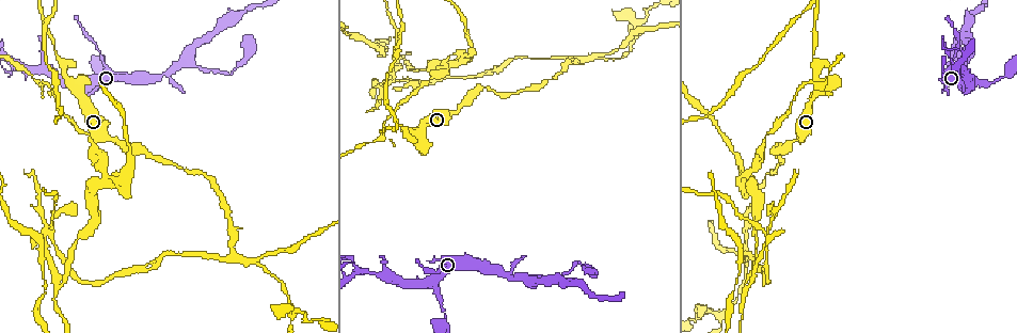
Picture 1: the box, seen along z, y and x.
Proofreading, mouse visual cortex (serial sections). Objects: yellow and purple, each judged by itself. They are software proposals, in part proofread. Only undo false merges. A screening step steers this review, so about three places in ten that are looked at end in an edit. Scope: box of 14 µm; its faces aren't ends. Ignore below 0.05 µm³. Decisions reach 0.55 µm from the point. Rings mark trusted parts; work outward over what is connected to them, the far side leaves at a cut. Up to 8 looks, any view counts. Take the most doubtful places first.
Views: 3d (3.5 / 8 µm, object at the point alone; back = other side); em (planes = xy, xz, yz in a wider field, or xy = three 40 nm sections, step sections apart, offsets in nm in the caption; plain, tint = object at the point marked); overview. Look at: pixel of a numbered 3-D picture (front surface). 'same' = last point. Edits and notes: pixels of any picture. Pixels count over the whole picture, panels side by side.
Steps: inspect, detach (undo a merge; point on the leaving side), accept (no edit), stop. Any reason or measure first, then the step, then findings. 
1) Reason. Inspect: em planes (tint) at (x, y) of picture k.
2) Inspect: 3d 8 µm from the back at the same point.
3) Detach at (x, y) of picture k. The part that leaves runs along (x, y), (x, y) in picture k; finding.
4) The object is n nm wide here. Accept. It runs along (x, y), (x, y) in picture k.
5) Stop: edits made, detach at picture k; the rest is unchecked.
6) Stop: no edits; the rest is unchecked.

Abrupt turn. Inspect: 3d 3.5 µm at (230, 254) of picture 1.

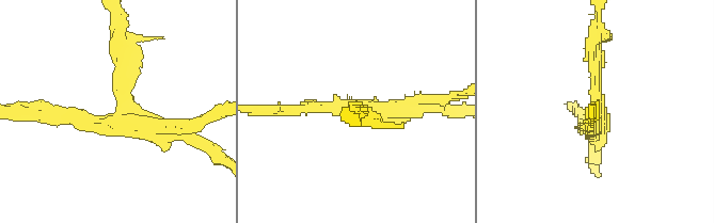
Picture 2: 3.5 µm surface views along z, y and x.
Inspect: em xy step 5 (tint) at (602, 112) of picture 2.

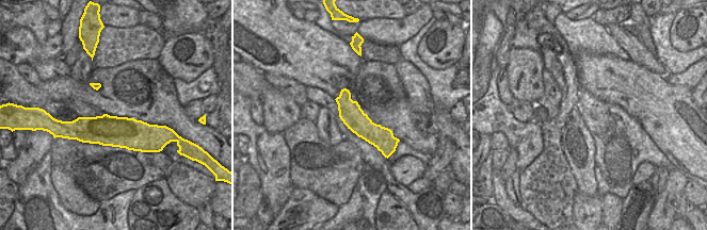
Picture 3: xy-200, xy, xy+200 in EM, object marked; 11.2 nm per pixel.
The arms are 150, 150, 250 nm wide. Detach at (70, 120) of picture 2. The part that leaves runs along (114, 123), (26, 110) in picture 2; a second cell is stuck on.

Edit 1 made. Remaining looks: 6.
Abrupt turn. Inspect: 3d 8 µm at (638, 24) of picture 1.

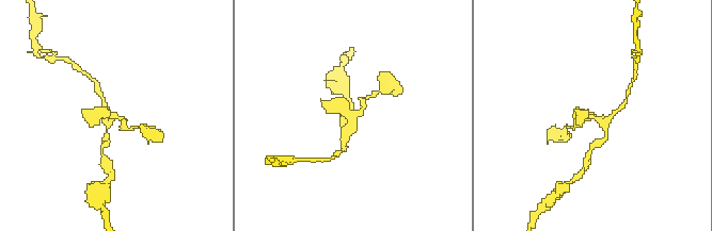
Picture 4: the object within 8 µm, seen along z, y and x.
Zoom in. Inspect: 3d 3.5 µm from the back at (590, 115) of picture 4.

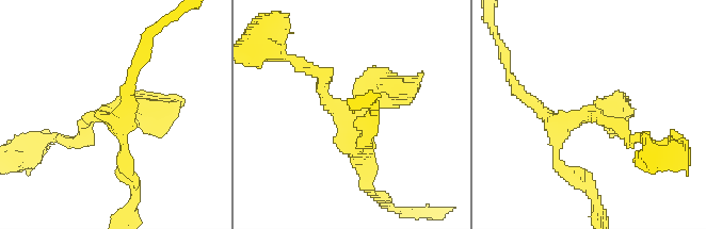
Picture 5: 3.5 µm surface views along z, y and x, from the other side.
Accept. It runs along (370, 169), (343, 115), (410, 87) in picture 5; continuous, no second cell.

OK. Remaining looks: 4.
Abrupt turn. Inspect: 3d 3.5 µm at (405, 129) of picture 1.

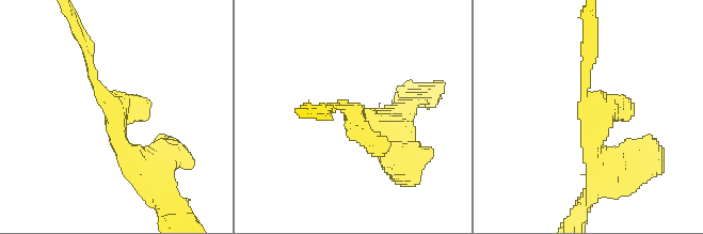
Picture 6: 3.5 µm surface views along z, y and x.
Shape alone is not enough. Inspect: em xy step 3 (tint) at (355, 117) of picture 6.

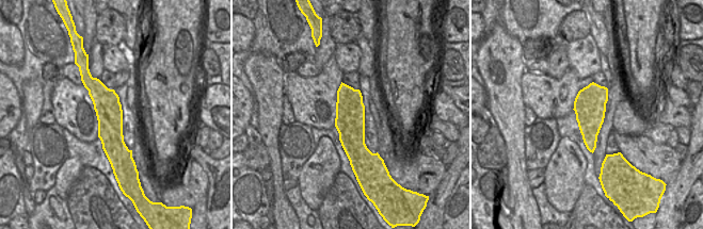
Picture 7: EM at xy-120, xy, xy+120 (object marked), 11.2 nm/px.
The object is 340 nm wide here. Accept. It runs along (145, 174), (89, 52) in picture 6; all the same cell.

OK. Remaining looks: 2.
Stop: edits made, detach at picture 2; the rest is unchecked.

